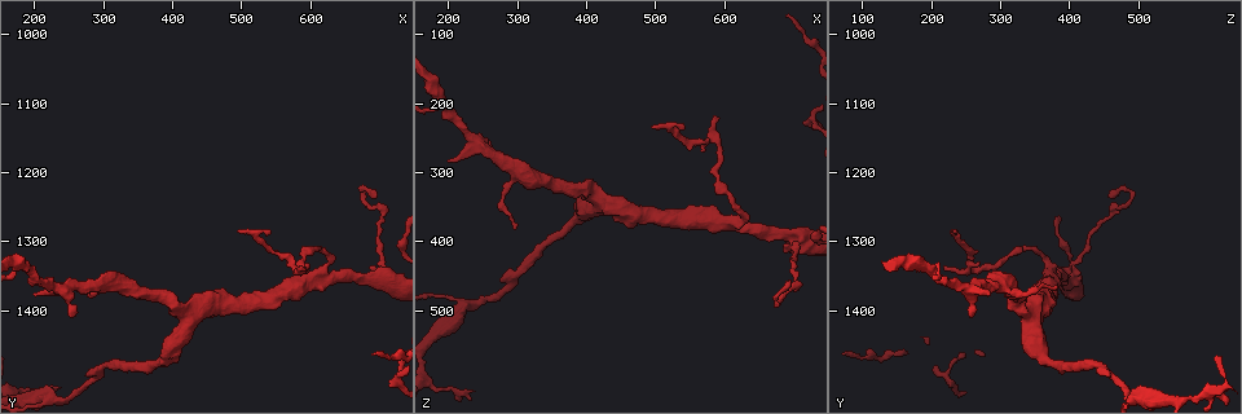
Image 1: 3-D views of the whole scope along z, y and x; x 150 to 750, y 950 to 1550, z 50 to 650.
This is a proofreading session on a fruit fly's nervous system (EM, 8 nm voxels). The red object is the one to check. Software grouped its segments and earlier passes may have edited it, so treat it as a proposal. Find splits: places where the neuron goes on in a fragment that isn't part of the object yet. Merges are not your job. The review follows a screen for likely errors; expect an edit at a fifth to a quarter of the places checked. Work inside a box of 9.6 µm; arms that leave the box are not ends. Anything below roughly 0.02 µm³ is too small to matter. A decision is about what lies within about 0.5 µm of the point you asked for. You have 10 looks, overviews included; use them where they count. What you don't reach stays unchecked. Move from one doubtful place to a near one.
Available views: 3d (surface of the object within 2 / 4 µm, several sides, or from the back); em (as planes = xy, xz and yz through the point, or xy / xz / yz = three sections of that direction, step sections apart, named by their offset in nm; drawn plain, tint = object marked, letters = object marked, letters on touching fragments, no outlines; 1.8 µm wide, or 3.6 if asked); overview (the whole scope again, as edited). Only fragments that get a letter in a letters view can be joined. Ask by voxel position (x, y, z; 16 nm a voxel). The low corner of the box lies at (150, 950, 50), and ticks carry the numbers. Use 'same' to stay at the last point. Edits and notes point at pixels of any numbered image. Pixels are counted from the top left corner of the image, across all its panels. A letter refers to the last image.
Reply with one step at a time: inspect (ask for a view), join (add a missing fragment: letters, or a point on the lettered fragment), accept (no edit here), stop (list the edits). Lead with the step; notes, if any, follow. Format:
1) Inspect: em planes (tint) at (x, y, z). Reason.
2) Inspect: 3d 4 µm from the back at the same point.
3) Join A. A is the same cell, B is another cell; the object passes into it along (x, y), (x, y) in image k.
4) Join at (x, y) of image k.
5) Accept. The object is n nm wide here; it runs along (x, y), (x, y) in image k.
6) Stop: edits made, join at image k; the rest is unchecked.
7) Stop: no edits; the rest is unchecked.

Inspect: 3d 4 µm at (190, 1340, 195). Sharp bend.

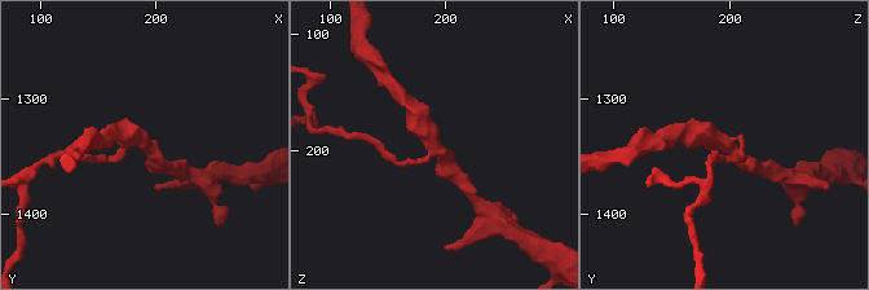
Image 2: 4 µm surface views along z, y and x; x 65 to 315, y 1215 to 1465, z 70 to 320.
Inspect: em planes (tint) at (188, 1340, 196). Need the tissue.

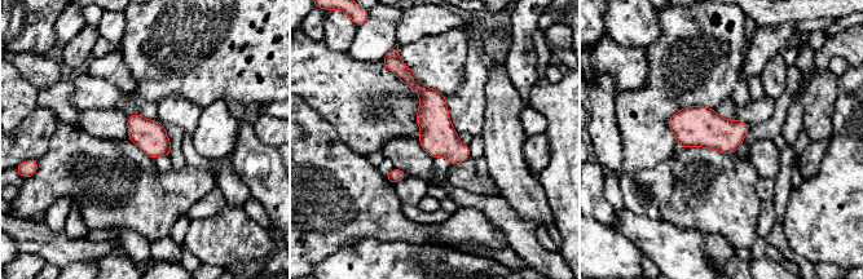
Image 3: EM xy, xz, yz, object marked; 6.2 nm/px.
Inspect: em planes (letters) at the same point.

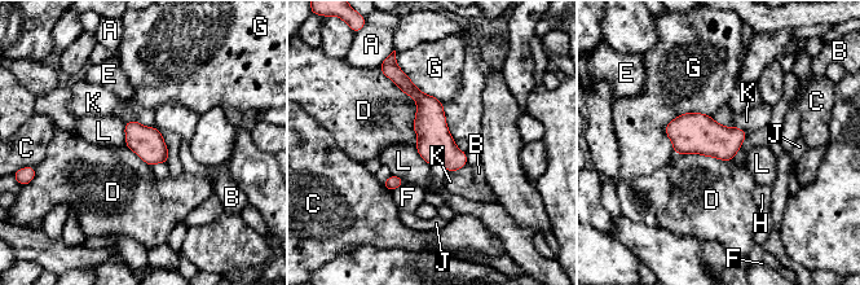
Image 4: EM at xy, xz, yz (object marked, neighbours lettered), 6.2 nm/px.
Accept. A, B, C, D, E, F, G, H, J, K and L are other cells; it runs along (395, 78), (428, 108), (433, 136), (461, 163) in image 4; no lettered fragment goes on from it.

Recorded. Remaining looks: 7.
Inspect: 3d 2 µm at (495, 1290, 235). An open end.

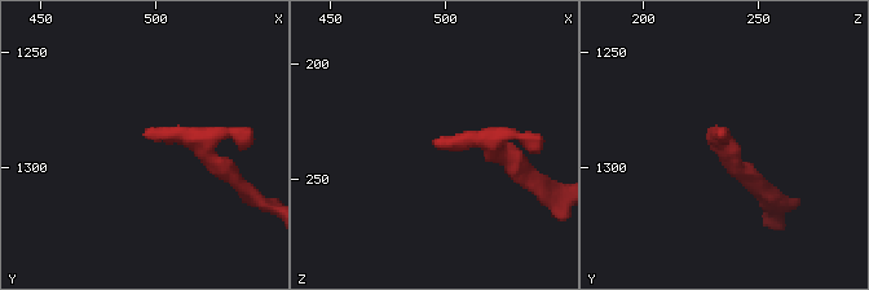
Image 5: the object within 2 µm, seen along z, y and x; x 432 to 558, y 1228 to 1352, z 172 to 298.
Inspect: em planes (letters) at (496, 1288, 233). Need the tissue.

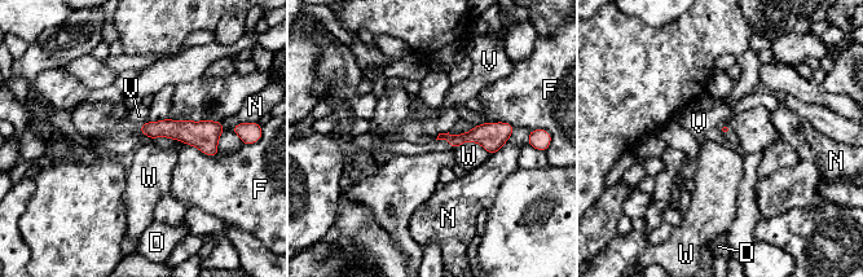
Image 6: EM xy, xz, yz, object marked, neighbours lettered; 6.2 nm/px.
Accept. D, F, N, V and W are other cells; it runs along (219, 124), (214, 130), (144, 130) in image 6; none of them fits.

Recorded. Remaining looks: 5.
Inspect: 3d 2 µm at (300, 1365, 380). An open end.

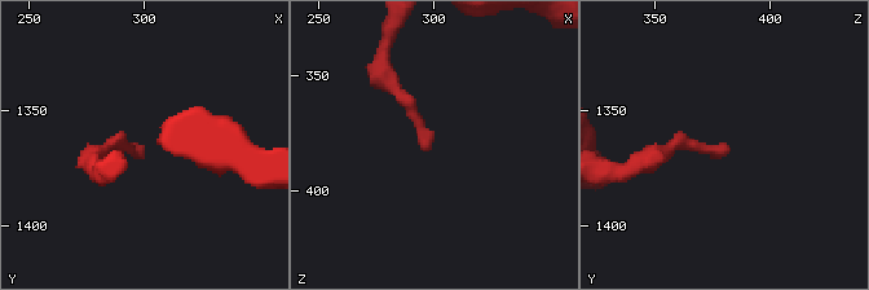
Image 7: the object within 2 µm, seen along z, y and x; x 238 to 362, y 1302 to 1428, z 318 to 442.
Inspect: em xz step 16 (letters) at (299, 1369, 381).

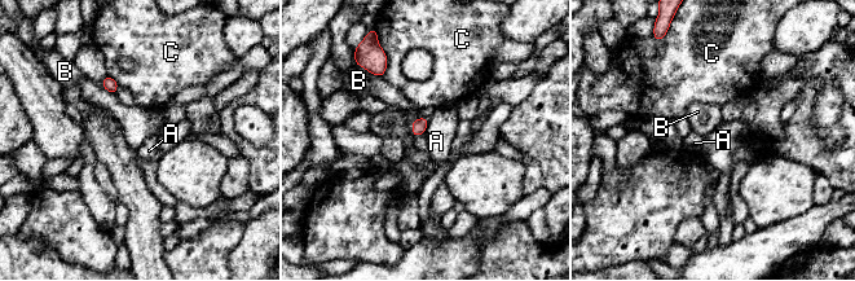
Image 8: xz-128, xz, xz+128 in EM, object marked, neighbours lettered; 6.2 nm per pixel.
Inspect: em xy step 4 (letters) at the same point. Cut it another way.

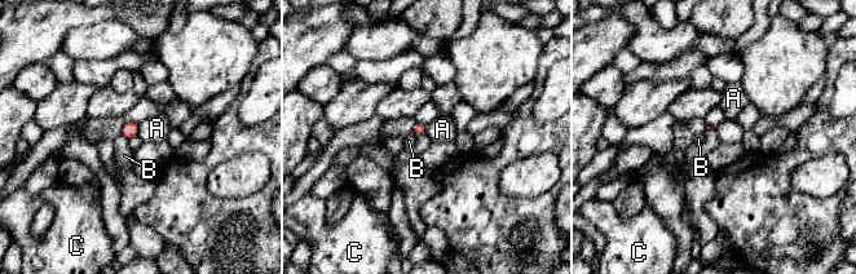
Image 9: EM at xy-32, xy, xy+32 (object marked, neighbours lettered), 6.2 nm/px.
Accept. A, B and C are other cells; a border runs along (139, 124), (139, 132), (129, 138) in image 9; none of them fits.

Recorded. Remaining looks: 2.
Inspect: em 3.6 µm planes (tint) at (260, 1410, 260). Branch stops here.

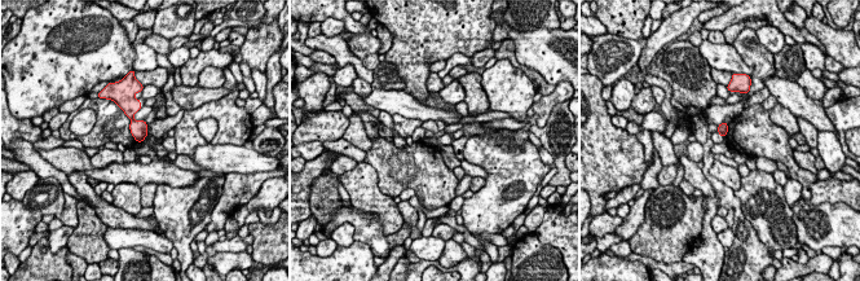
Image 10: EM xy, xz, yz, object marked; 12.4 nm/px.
Inspect: em 3.6 µm planes (letters) at the same point. See the neighbours.

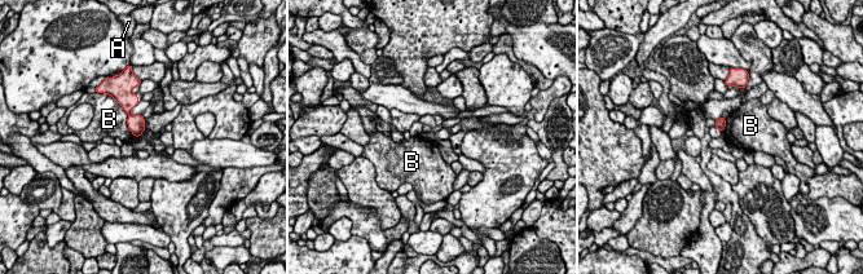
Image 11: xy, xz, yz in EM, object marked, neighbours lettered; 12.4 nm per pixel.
Accept. A and B are other cells; a border runs along (117, 102), (133, 135) in image 11; no lettered fragment goes on from it.

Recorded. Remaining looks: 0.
Stop: no edits; the rest is unchecked.

